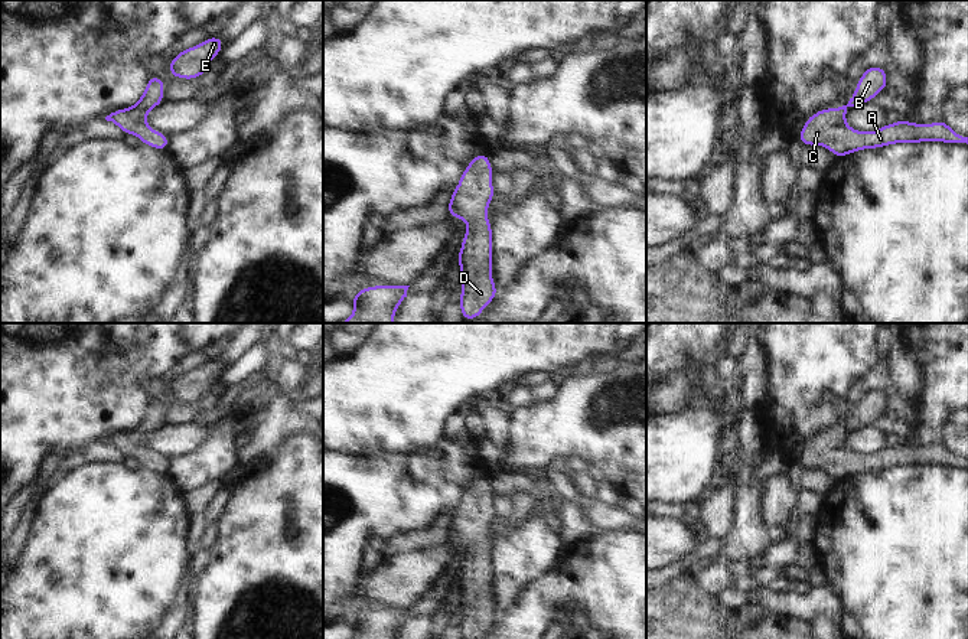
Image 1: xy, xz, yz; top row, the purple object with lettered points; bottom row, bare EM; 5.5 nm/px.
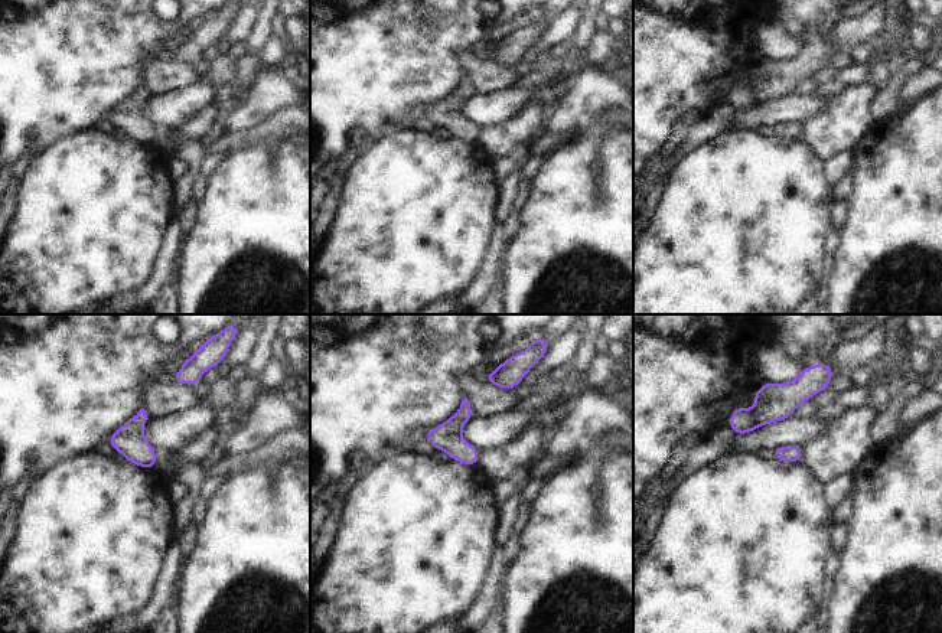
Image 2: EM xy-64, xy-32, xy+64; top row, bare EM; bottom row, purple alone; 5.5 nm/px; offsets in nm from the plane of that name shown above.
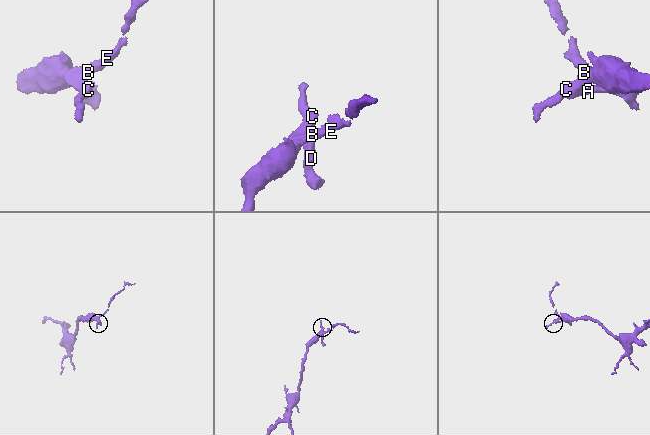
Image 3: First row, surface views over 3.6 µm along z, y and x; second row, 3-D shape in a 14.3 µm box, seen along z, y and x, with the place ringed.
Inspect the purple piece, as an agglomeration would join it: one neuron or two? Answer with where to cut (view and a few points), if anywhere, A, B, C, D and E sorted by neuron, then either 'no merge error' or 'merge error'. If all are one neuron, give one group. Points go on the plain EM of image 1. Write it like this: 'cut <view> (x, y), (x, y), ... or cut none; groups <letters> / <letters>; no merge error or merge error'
cut none; groups A B C D E; no merge error

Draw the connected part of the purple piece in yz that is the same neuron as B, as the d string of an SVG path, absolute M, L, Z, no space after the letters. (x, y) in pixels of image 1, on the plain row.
M868 389L858 402L848 427L817 434L806 441L796 462L804 469L825 469L837 480L896 466L939 464L968 469L968 460L955 456L945 443L930 447L899 443L876 454L861 456L851 451L845 444L847 431L871 426L887 408L886 391Z

